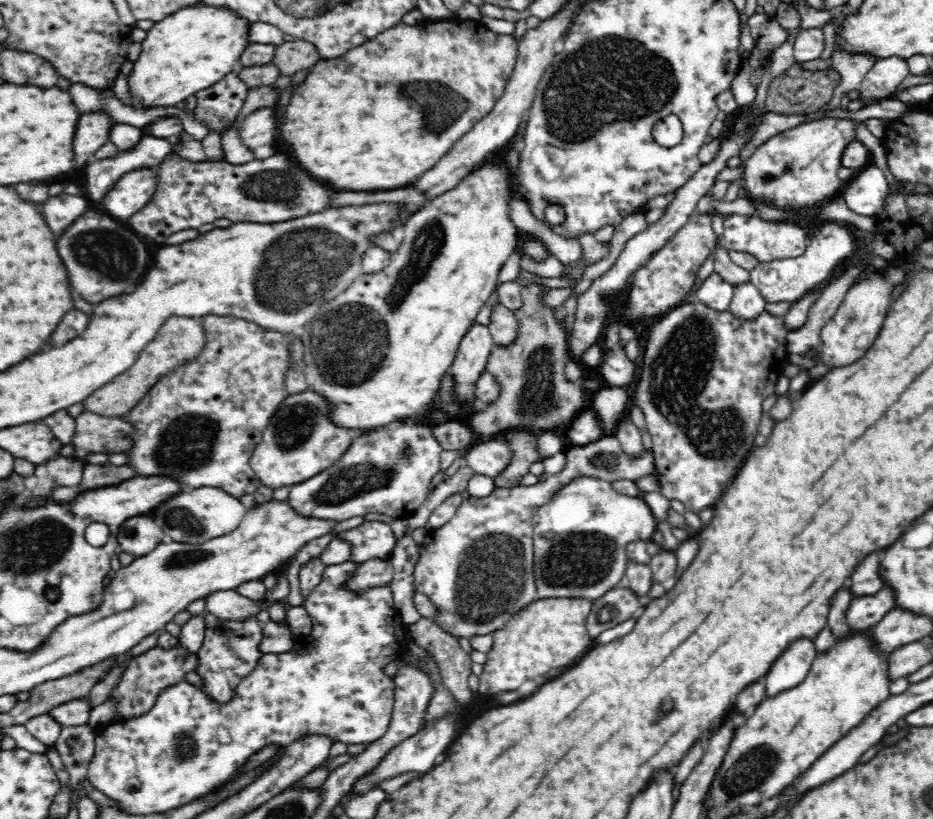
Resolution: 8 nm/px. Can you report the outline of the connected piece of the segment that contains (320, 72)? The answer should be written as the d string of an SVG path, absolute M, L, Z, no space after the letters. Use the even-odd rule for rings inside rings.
M453 17L449 20L422 20L412 25L404 22L395 24L392 28L378 34L372 40L355 46L342 56L331 59L320 59L309 68L305 80L291 95L290 103L286 108L286 124L280 126L282 140L292 148L292 156L296 162L308 170L314 178L326 182L336 190L354 192L369 192L370 190L399 189L410 186L427 169L432 168L451 149L459 138L462 138L477 122L492 112L494 105L504 96L507 82L510 80L518 56L519 41L509 34L492 32L480 20L462 19Z

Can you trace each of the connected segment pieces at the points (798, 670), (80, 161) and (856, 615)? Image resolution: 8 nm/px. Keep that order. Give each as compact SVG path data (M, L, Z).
M812 638L792 642L792 646L780 654L780 658L763 678L767 697L784 693L804 682L816 658L817 650Z
M103 108L86 112L79 118L73 148L76 169L84 167L94 159L94 153L110 141L109 134L117 124Z
M888 584L875 595L855 596L846 611L849 627L863 630L878 624L887 612L896 607L896 599L893 586Z

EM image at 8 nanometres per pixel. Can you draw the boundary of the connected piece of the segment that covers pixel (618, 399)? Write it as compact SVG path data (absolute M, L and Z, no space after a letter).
M604 385L603 388L588 396L588 400L588 407L597 414L606 434L614 434L618 420L630 406L630 396L626 387Z

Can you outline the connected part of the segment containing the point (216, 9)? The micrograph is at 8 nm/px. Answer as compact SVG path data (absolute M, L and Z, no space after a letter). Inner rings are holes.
M204 1L182 6L160 22L155 22L141 42L142 51L135 61L133 74L129 77L129 89L137 106L174 106L199 90L214 86L229 72L238 72L241 69L241 54L252 44L249 39L250 27L249 20L227 8L227 5L209 5Z

